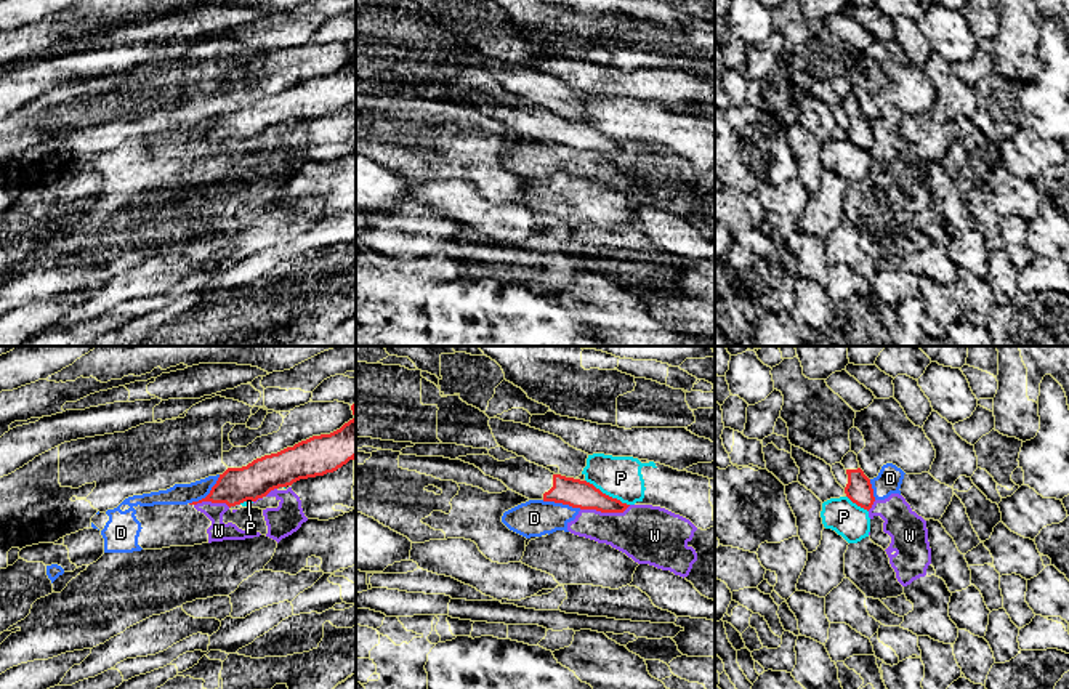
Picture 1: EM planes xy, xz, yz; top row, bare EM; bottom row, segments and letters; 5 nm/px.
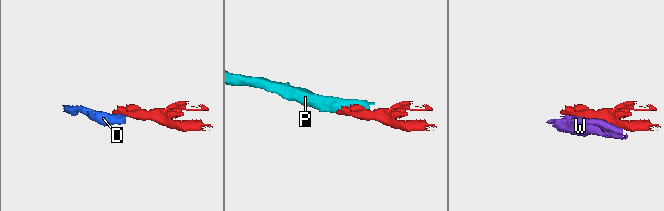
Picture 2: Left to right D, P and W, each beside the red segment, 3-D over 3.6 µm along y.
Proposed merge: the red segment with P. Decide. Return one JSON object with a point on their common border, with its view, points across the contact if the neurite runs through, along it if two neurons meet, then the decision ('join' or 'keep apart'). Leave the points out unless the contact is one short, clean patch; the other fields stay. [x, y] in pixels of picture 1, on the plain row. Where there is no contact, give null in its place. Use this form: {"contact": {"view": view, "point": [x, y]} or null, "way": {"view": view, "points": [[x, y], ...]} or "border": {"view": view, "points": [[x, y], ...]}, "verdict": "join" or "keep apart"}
{"contact": {"view": "xz", "point": [608, 136]}, "verdict": "keep apart"}

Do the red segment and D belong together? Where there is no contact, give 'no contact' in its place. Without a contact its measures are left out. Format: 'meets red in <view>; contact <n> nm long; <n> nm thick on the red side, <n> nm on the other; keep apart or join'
meets red in xy; contact 220 nm long; 180 nm thick on the red side, 110 nm on the other; keep apart

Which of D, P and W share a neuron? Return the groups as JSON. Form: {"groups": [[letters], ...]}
{"groups": [["D", "W"], ["P"]]}

